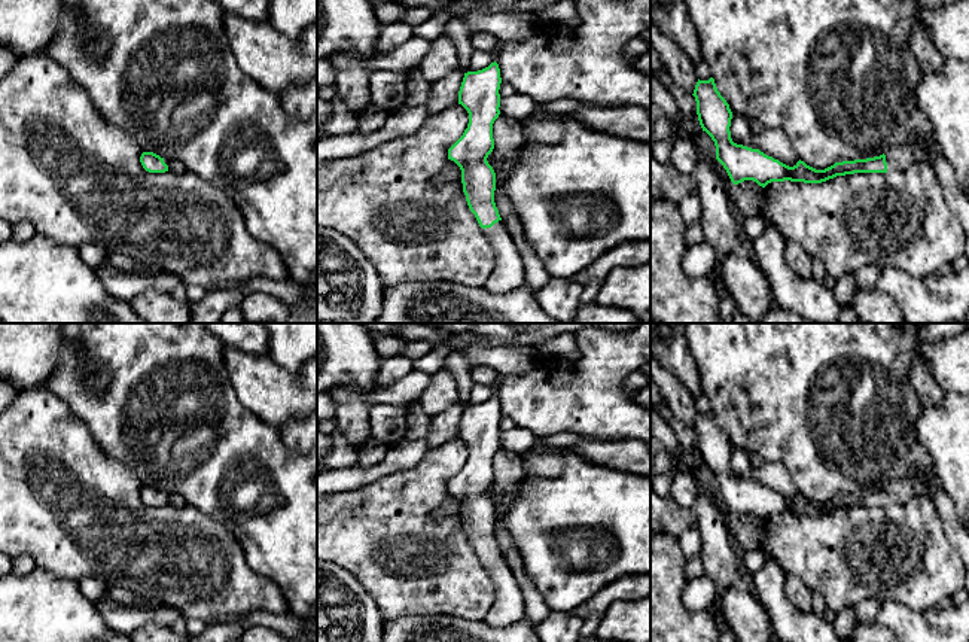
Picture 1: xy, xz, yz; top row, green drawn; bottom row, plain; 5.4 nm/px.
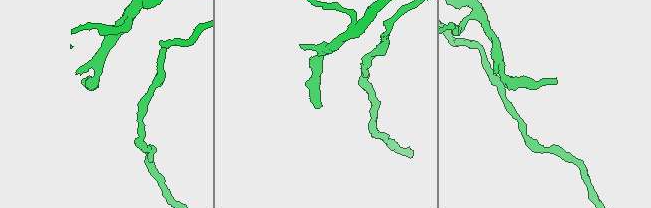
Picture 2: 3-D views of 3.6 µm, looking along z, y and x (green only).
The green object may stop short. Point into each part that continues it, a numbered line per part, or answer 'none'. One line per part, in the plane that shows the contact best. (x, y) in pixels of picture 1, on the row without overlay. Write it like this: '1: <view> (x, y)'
1: xz (508, 606)

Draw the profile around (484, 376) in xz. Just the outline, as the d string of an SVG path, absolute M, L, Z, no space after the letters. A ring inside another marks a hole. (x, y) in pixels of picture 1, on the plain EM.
M476 366L470 372L473 384L482 384L496 389L500 377L499 374L488 366Z

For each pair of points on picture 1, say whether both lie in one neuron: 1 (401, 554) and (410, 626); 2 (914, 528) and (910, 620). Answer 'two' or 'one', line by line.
1: two
2: two

